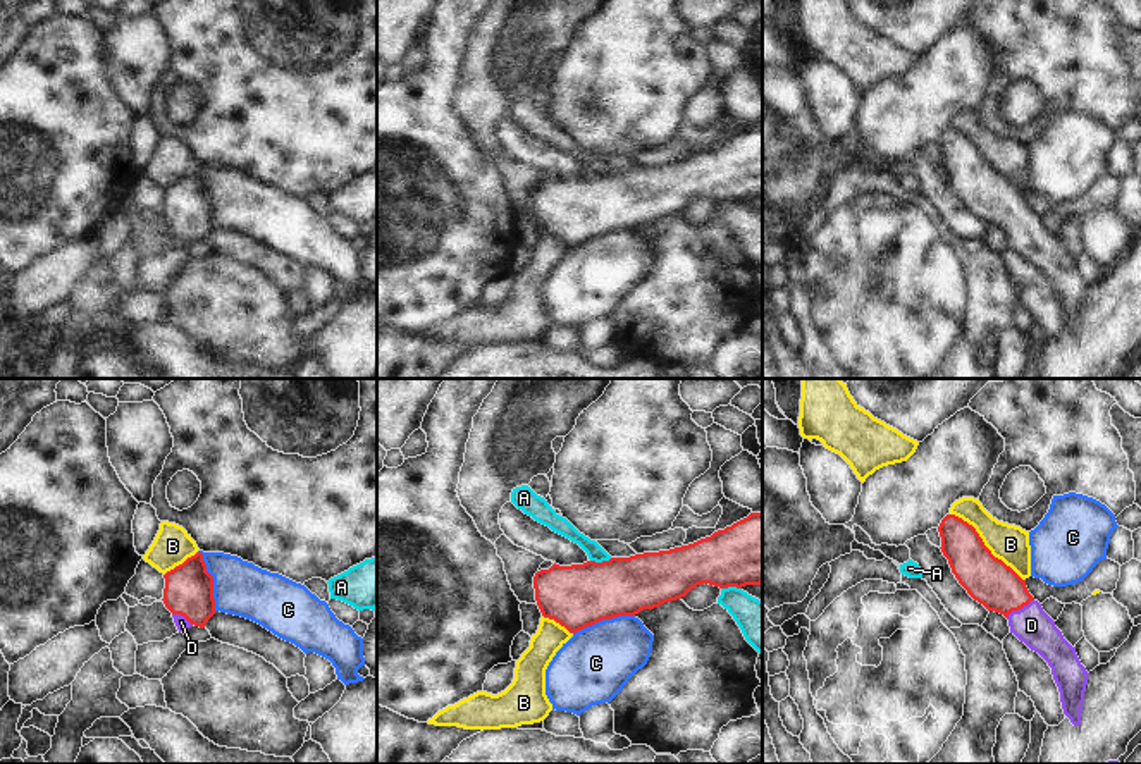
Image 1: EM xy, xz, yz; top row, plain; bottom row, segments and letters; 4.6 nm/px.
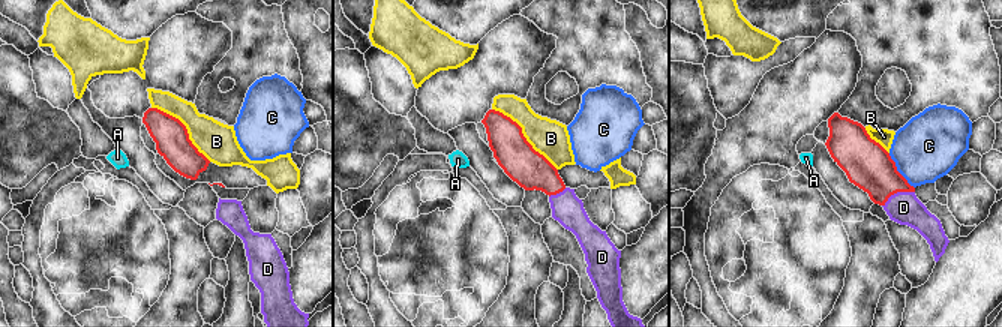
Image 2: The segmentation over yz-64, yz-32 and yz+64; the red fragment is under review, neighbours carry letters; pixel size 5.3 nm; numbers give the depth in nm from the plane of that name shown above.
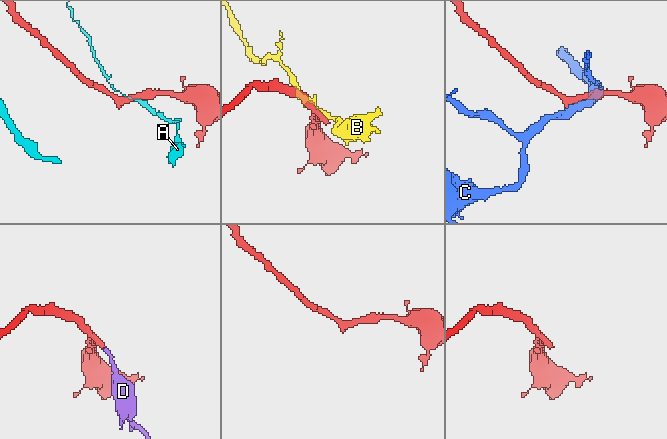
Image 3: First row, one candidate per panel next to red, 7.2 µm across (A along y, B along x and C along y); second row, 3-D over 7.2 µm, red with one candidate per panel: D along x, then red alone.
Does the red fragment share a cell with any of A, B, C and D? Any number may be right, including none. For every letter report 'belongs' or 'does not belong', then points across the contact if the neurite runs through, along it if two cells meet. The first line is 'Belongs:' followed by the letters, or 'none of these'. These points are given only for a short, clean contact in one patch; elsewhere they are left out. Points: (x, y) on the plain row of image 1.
Belongs: D
A: does not belong
B: does not belong
C: does not belong
D: belongs | across yz (986, 193), (1019, 222), (1031, 240)

